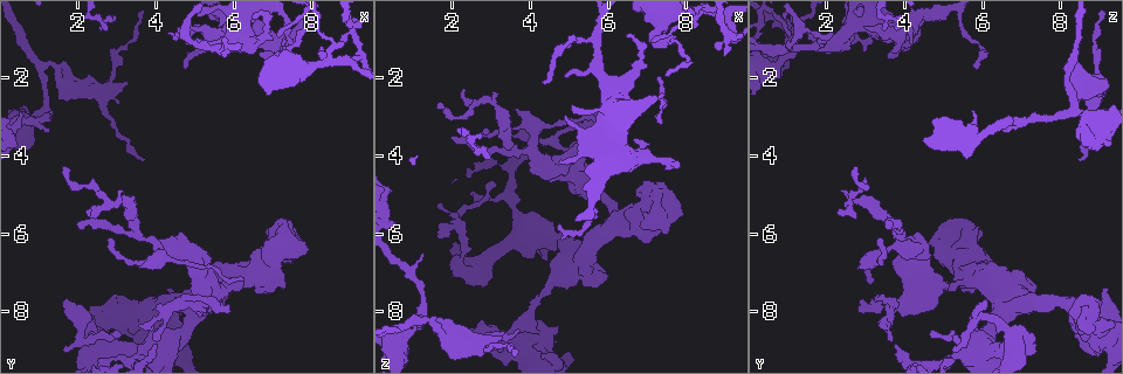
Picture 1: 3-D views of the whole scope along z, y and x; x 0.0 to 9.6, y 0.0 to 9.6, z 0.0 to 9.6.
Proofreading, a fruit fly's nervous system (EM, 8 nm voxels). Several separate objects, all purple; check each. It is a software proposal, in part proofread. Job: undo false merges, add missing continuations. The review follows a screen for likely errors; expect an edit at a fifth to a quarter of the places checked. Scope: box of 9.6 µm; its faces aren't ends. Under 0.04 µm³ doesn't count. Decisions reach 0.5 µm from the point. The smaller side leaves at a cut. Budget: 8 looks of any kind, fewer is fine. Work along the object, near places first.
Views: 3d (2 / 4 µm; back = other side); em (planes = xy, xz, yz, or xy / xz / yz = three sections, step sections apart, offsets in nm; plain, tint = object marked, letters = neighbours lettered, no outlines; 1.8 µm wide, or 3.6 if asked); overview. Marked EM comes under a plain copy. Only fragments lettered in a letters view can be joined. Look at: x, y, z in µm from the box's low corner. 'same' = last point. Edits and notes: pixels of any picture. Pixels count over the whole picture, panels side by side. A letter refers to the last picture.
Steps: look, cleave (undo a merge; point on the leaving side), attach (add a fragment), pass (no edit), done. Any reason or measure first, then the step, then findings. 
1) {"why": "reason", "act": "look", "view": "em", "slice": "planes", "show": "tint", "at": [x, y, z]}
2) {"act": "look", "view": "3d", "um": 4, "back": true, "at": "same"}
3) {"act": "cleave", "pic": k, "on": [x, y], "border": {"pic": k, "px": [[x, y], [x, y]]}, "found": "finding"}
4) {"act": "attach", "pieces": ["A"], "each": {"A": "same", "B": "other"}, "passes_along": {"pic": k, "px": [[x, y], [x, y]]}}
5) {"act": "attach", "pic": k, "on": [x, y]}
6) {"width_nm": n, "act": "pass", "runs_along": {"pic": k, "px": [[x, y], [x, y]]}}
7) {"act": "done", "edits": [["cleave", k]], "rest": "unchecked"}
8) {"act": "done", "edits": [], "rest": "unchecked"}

{"why": "thin neck", "act": "look", "view": "em", "slice": "yz", "step": 4, "show": "tint", "at": [7.55, 1.20, 1.00]}

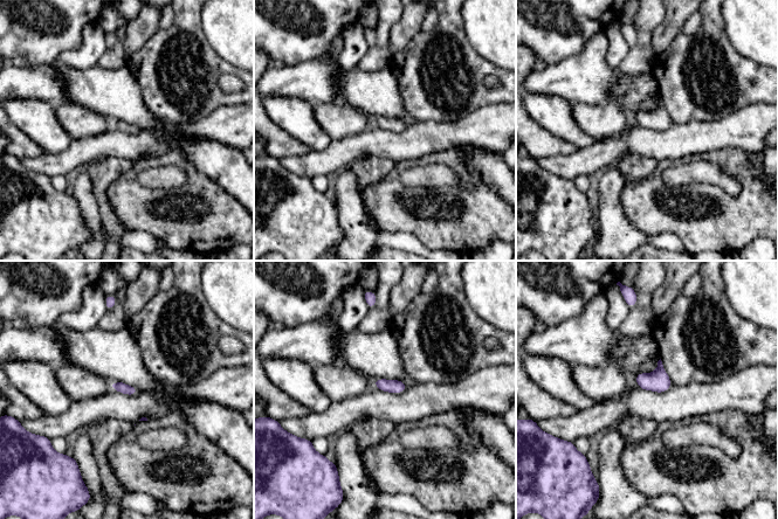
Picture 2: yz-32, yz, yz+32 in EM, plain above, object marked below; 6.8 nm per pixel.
{"why": "another direction", "act": "look", "view": "em", "slice": "planes", "show": "letters", "at": "same"}

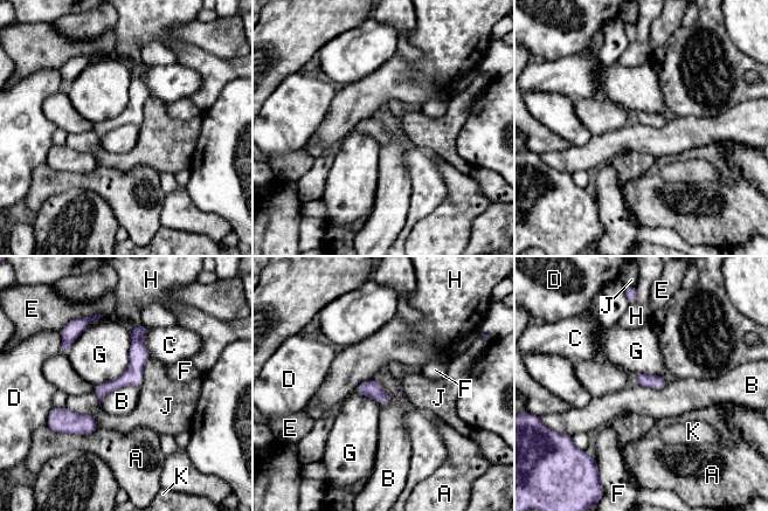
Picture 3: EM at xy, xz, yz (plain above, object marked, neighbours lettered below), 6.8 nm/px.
{"width_nm": 100, "act": "pass", "each": {"A": "other", "B": "other", "C": "other", "D": "other", "E": "other", "F": "other", "G": "other", "H": "other", "J": "other", "K": "other"}, "runs_along": {"pic": 3, "px": [[142, 327], [136, 367], [101, 395]]}, "found": "one neuron here"}

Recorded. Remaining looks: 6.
{"why": "branch stops here", "act": "look", "view": "3d", "um": 4, "at": [4.00, 8.85, 3.75]}

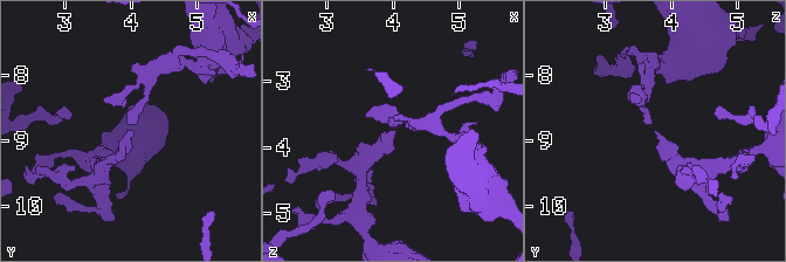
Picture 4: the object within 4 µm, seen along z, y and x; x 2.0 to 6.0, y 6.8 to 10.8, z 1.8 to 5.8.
{"why": "need the tissue", "act": "look", "view": "em", "slice": "planes", "show": "letters", "at": [4.00, 8.85, 3.75]}

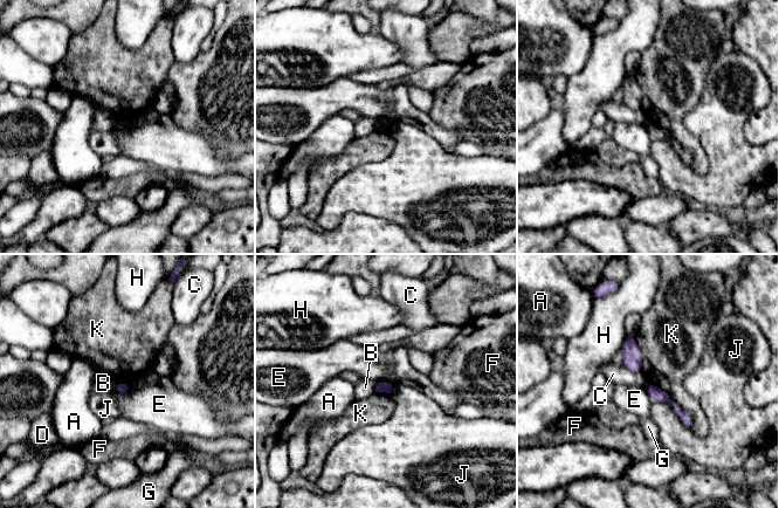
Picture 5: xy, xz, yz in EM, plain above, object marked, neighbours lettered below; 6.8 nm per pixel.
{"act": "pass", "each": {"A": "other", "B": "other", "C": "other", "D": "other", "E": "other", "F": "other", "G": "other", "H": "other", "J": "other", "K": "other"}, "found": "none of them fits"}

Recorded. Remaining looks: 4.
{"why": "arms part here", "act": "look", "view": "em", "slice": "xy", "step": 16, "show": "tint", "at": [6.10, 7.25, 5.75]}

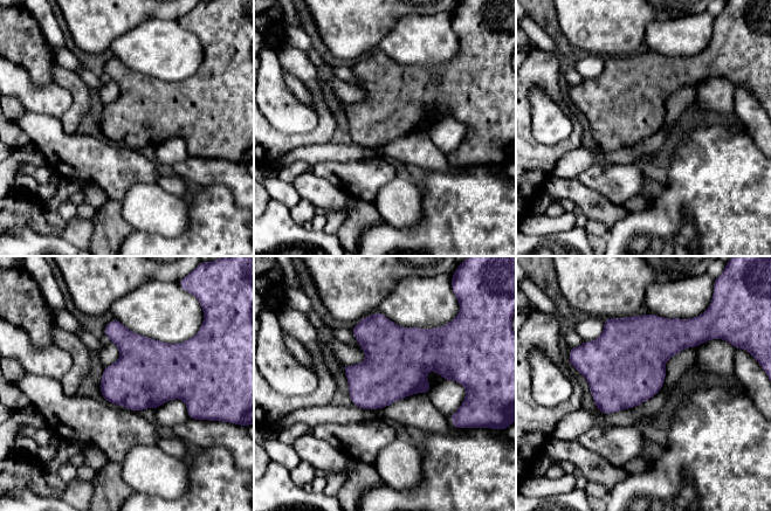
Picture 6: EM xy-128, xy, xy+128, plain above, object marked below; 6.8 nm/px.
{"act": "look", "view": "em", "slice": "planes", "show": "letters", "at": "same"}

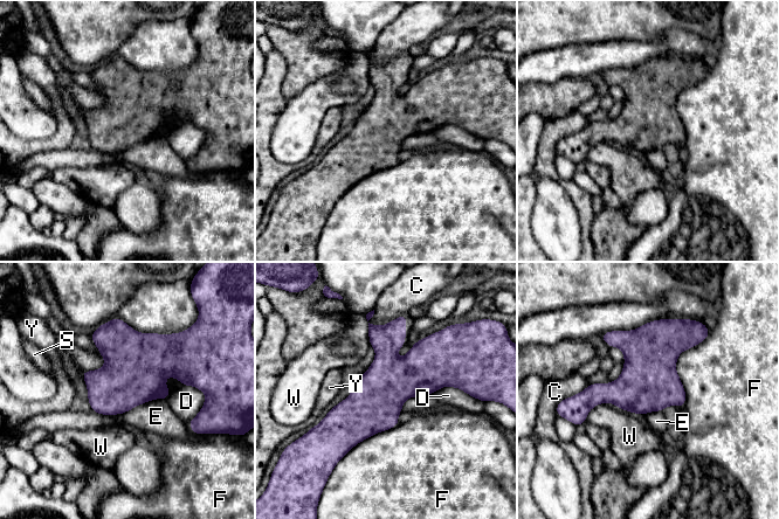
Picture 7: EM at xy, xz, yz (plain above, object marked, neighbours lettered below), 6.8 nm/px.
{"act": "pass", "each": {"C": "other", "D": "other", "E": "other", "F": "other", "S": "other", "W": "other", "Y": "other"}, "found": "continuous, no second neuron"}

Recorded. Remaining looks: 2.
{"why": "closes a loop", "act": "look", "view": "em", "slice": "xz", "step": 4, "show": "letters", "at": [4.45, 7.60, 9.10]}

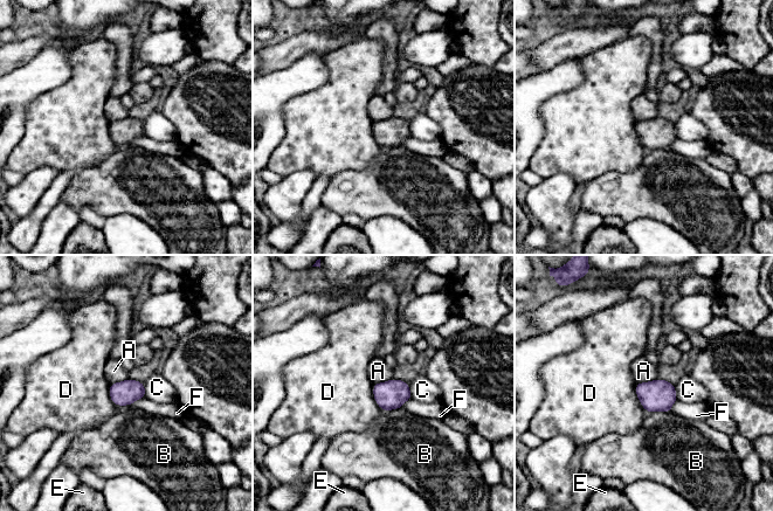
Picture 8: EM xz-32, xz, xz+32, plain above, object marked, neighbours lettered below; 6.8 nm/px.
{"longest_contact_nm": ["D", 220], "act": "pass", "each": {"A": "other", "B": "other", "C": "other", "D": "other", "E": "other", "F": "other"}, "found": "one neuron here"}

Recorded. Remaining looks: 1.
{"act": "done", "edits": [], "rest": "unchecked"}

